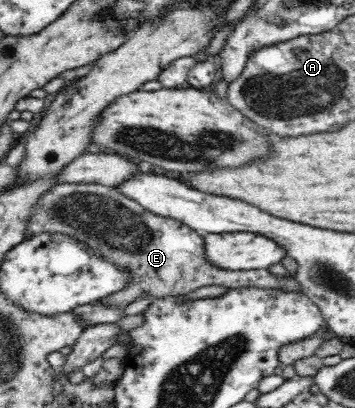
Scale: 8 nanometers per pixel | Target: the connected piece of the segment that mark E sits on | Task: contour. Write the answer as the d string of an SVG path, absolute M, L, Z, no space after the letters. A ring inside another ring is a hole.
M60 184L54 185L50 191L47 191L45 194L42 194L42 197L37 201L37 206L32 208L32 212L30 212L30 216L28 216L25 240L32 240L34 236L40 236L40 234L64 234L65 236L70 236L71 238L76 239L76 241L80 241L84 247L90 247L100 259L104 259L104 261L110 262L110 264L116 267L122 267L122 269L126 269L126 273L128 273L128 286L124 286L122 290L116 290L116 293L113 293L111 296L103 297L98 300L96 304L104 307L118 307L118 309L124 310L124 308L128 307L131 303L135 302L141 295L147 295L150 297L152 302L156 302L156 300L162 300L162 298L176 298L178 296L187 295L194 290L198 290L198 288L202 288L202 286L221 286L226 289L236 289L240 287L248 287L248 286L257 286L258 288L283 288L284 290L292 290L292 292L299 292L300 285L298 285L298 281L294 277L289 275L284 275L283 277L272 274L269 269L256 269L256 270L222 270L218 269L218 267L214 267L204 259L204 240L203 234L198 234L196 231L191 230L188 226L183 225L179 220L171 219L171 218L162 218L158 215L151 213L150 211L142 208L142 206L138 205L138 202L127 198L126 196L118 193L115 188L111 186L104 186L100 184Z

